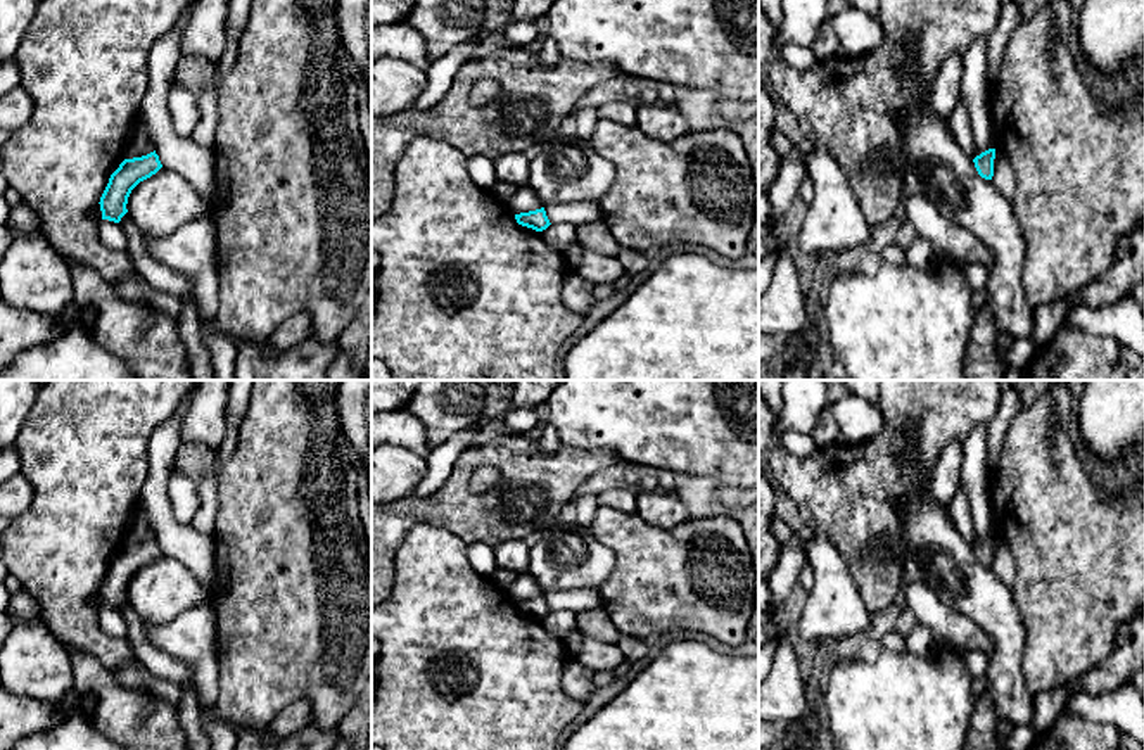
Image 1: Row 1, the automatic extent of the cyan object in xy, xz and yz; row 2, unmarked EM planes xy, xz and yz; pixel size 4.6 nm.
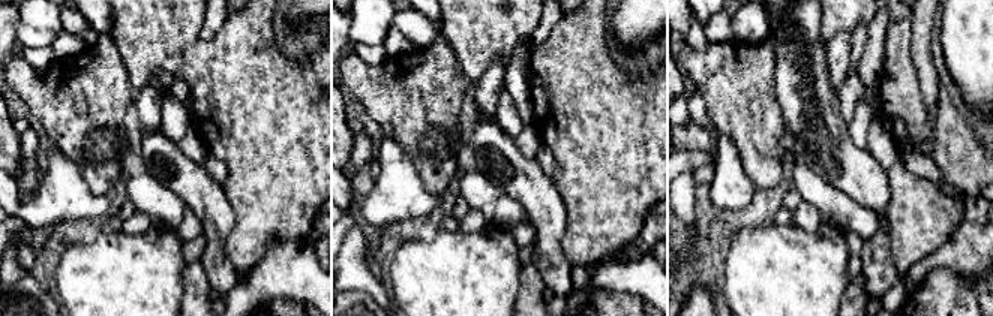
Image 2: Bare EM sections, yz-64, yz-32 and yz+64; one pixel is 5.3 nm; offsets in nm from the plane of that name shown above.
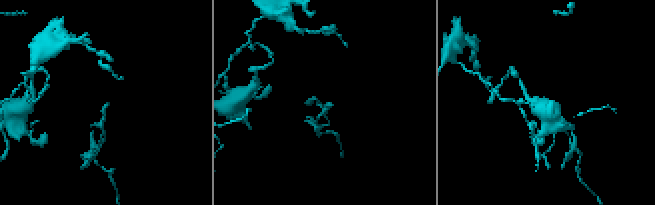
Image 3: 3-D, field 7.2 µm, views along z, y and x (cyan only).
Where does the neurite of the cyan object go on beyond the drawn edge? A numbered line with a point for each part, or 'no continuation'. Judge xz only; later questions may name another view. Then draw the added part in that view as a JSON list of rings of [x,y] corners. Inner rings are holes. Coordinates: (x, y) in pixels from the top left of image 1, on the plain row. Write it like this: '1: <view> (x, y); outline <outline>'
no continuation

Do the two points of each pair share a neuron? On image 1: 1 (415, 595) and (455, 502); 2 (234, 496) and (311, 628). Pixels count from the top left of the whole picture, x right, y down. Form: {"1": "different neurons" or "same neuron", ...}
{"1": "different neurons", "2": "same neuron"}

